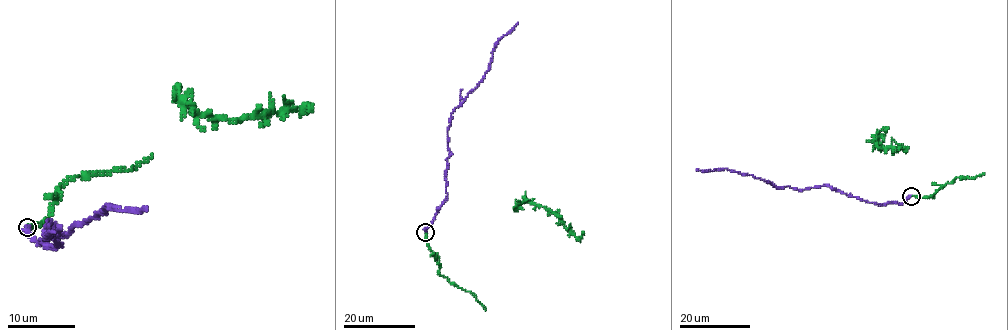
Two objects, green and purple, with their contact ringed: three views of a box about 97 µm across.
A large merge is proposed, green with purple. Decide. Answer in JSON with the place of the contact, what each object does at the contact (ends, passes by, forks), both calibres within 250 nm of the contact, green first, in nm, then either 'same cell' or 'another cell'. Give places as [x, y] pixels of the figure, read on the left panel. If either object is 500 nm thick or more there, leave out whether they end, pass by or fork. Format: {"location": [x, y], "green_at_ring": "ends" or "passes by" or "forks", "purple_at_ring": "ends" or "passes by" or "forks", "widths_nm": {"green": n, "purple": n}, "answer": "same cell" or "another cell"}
{"location": [27, 227], "green_at_ring": "ends", "purple_at_ring": "ends", "widths_nm": {"green": 220, "purple": 440}, "answer": "another cell"}

